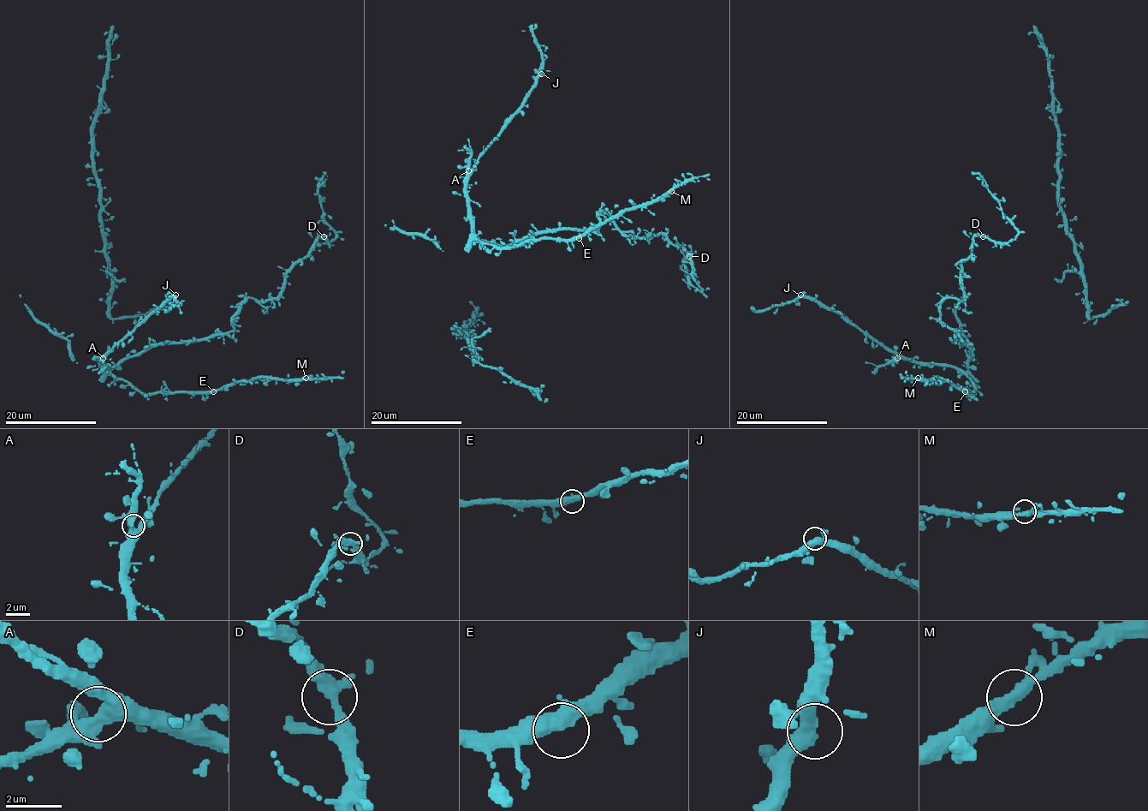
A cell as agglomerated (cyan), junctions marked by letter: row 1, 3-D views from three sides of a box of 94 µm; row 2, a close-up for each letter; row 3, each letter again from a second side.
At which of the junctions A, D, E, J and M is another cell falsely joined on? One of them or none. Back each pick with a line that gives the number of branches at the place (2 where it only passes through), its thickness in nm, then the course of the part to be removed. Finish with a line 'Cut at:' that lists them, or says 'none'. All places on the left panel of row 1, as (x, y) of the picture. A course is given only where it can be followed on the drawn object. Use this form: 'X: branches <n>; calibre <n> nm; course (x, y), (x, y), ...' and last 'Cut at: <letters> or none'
Cut at: none

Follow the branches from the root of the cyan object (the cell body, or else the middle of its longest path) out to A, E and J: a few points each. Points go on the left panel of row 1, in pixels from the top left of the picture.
A: (145, 345), (140, 352), (123, 358), (109, 371), (101, 362), (103, 358)
E: (145, 345), (140, 352), (123, 358), (109, 372), (127, 380), (146, 394), (213, 391)
J: (145, 345), (140, 352), (123, 358), (109, 371), (101, 362), (150, 313), (175, 295)

